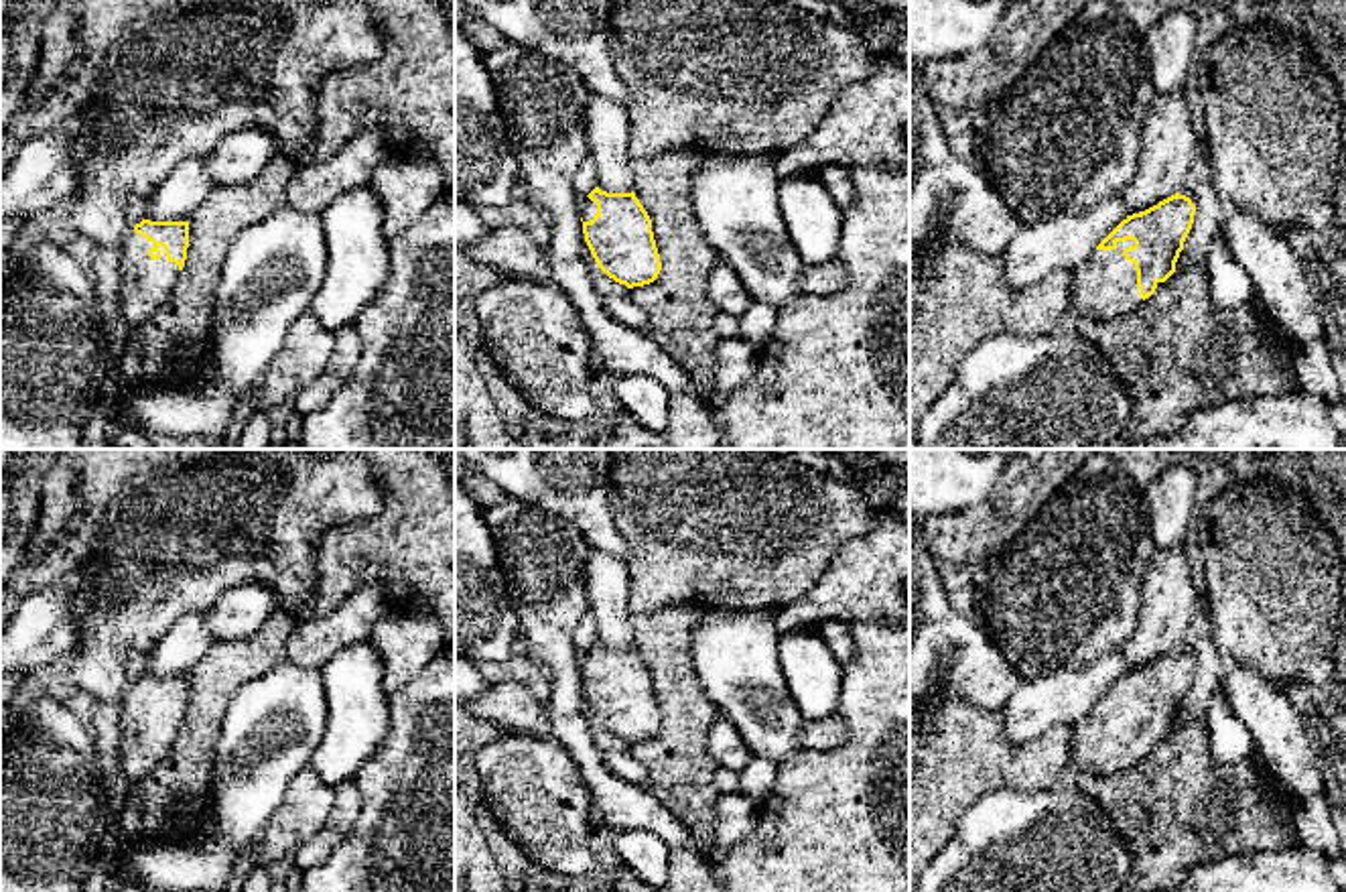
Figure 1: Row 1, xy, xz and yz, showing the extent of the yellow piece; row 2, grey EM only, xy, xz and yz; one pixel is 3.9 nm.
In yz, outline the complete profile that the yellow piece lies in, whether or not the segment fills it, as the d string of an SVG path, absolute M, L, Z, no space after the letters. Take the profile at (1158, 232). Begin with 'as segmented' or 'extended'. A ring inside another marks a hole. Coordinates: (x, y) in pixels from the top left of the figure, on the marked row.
extended | M1180 193L1127 215L1072 268L1068 325L1076 317L1123 319L1149 299L1175 272L1194 215L1196 205Z

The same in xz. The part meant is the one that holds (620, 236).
extended | M595 187L581 203L585 242L597 266L627 289L650 284L662 270L652 219L635 193Z

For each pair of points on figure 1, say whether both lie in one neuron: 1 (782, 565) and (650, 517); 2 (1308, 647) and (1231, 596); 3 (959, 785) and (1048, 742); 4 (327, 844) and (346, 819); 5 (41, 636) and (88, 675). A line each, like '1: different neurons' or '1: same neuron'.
1: same neuron
2: same neuron
3: same neuron
4: same neuron
5: different neurons

